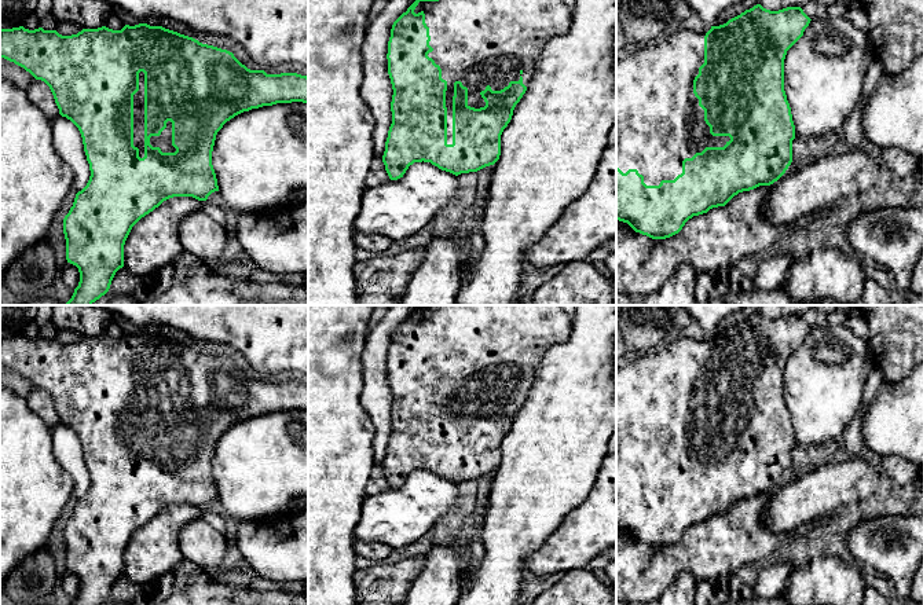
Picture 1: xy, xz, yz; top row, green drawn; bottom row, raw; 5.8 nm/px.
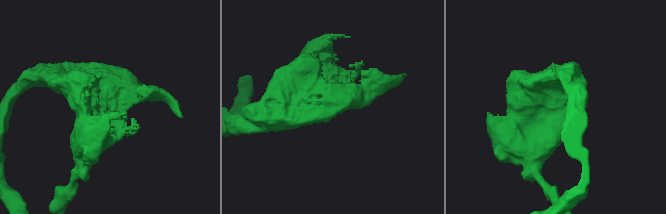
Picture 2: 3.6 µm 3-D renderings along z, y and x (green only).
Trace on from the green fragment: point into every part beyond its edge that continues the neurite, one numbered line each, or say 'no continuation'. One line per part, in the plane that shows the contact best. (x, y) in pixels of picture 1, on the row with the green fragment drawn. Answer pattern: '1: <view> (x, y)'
1: xz (480, 43)

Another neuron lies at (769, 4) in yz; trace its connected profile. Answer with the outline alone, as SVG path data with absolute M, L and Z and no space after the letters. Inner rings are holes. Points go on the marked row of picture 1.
M759 0L759 4L770 11L779 11L787 7L803 7L809 0Z

